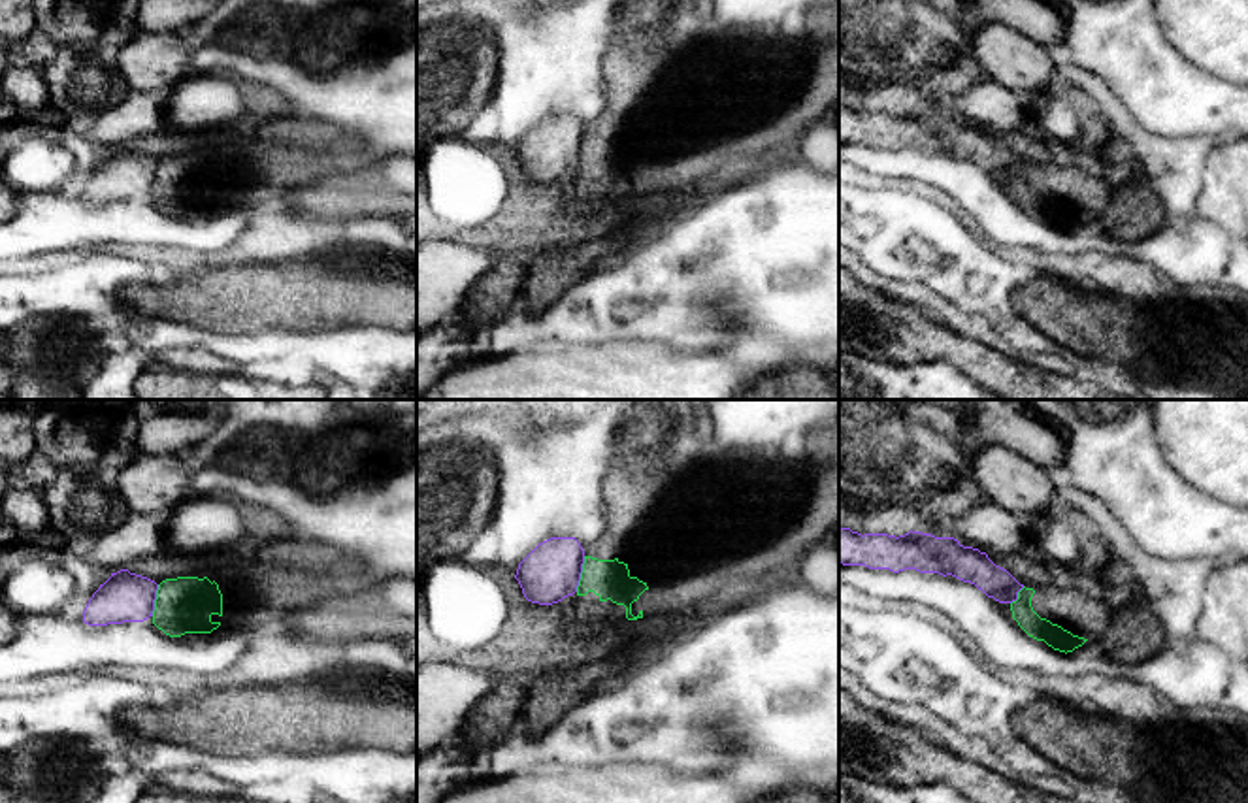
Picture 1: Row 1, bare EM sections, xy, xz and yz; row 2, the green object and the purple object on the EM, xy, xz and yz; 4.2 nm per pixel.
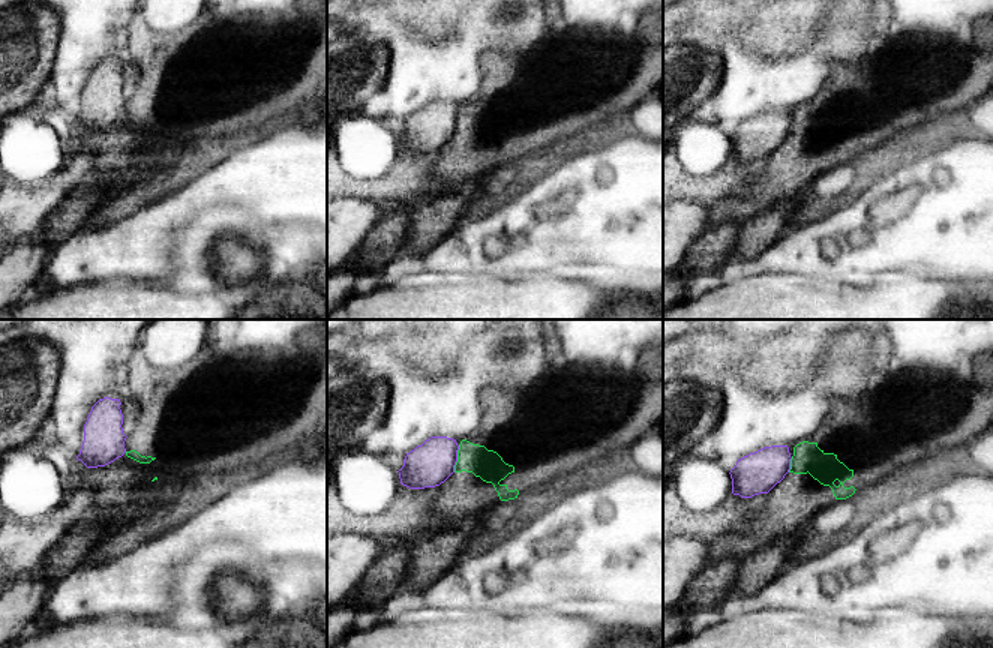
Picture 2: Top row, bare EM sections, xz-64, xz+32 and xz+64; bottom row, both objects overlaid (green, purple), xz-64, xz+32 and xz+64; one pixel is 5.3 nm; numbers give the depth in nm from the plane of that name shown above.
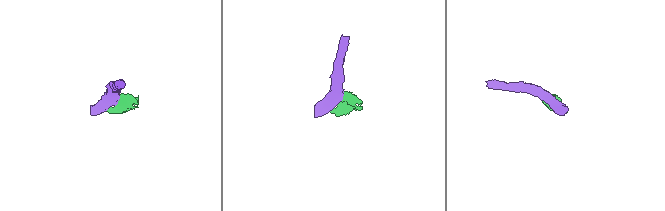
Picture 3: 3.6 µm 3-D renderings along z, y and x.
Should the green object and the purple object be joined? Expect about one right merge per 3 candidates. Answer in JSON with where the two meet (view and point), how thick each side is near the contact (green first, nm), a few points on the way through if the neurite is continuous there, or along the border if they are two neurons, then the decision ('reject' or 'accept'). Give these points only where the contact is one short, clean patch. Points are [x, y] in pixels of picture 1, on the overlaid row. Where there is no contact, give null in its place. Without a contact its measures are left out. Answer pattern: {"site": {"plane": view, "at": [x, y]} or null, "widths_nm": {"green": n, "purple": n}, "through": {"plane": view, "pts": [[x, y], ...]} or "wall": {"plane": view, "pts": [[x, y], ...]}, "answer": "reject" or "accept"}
{"site": {"plane": "xz", "at": [581, 573]}, "widths_nm": {"green": 170, "purple": 240}, "wall": {"plane": "xz", "pts": [[585, 557], [575, 590]]}, "answer": "reject"}

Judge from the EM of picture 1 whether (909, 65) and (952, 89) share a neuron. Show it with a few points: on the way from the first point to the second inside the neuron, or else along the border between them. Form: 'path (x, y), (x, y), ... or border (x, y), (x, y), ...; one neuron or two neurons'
path (924, 63), (941, 63), (952, 74); one neuron

